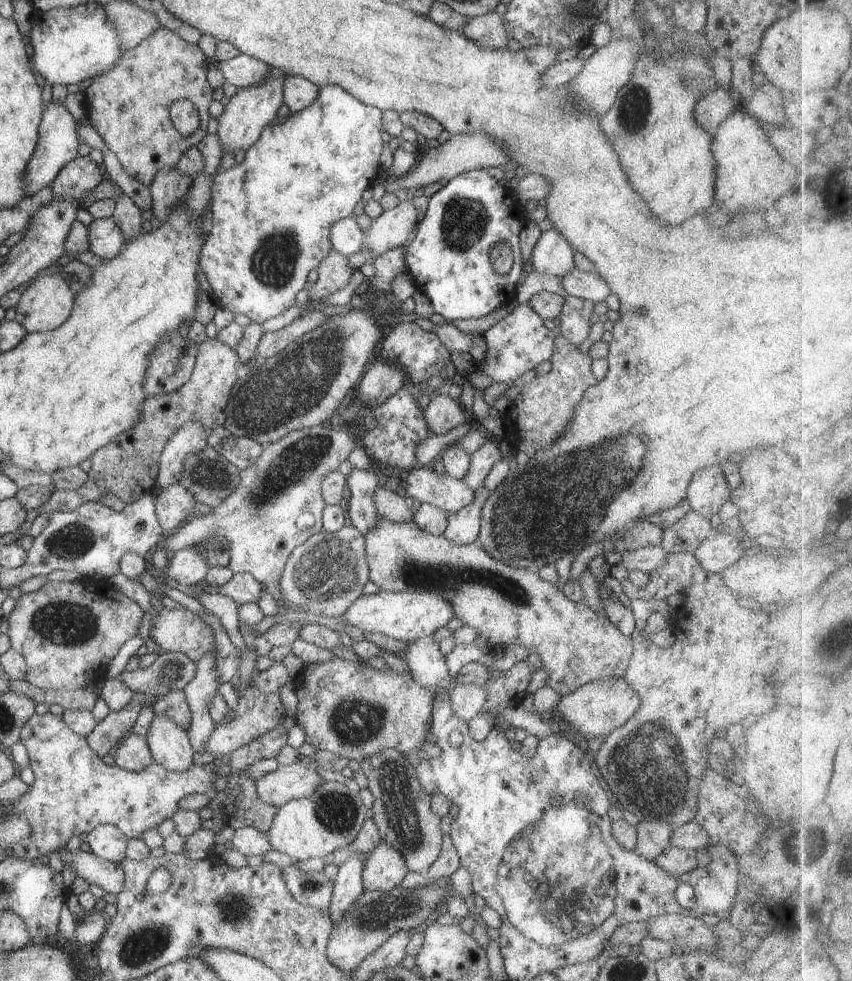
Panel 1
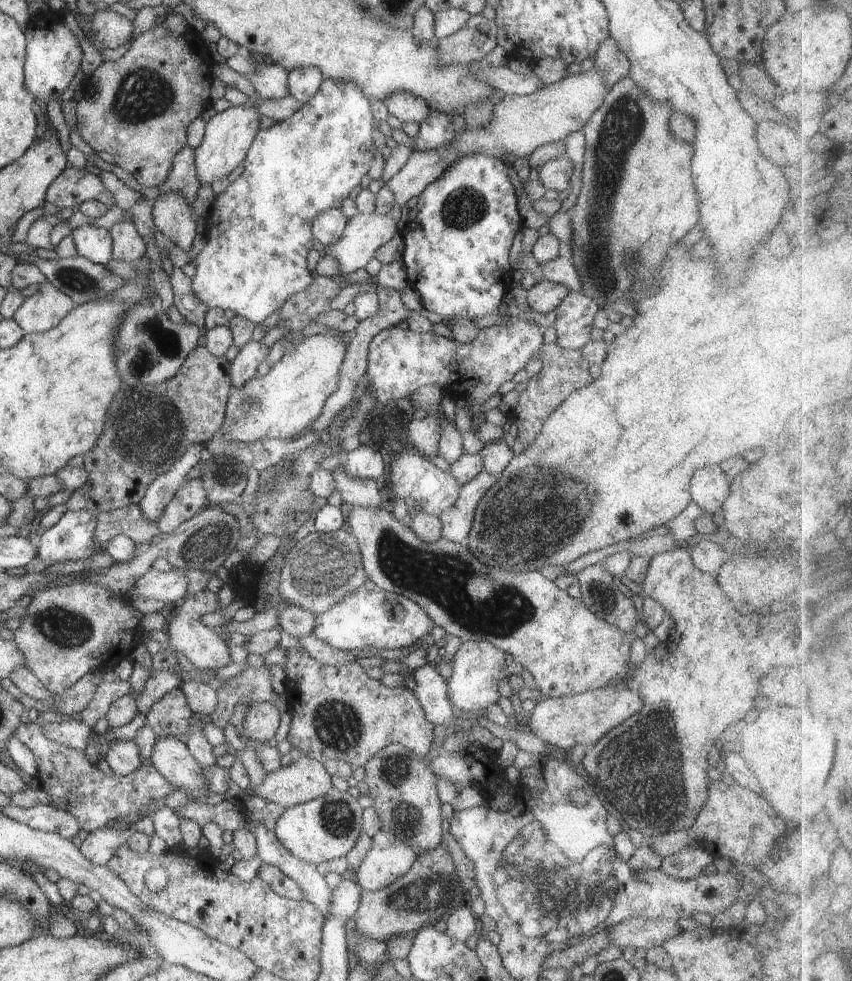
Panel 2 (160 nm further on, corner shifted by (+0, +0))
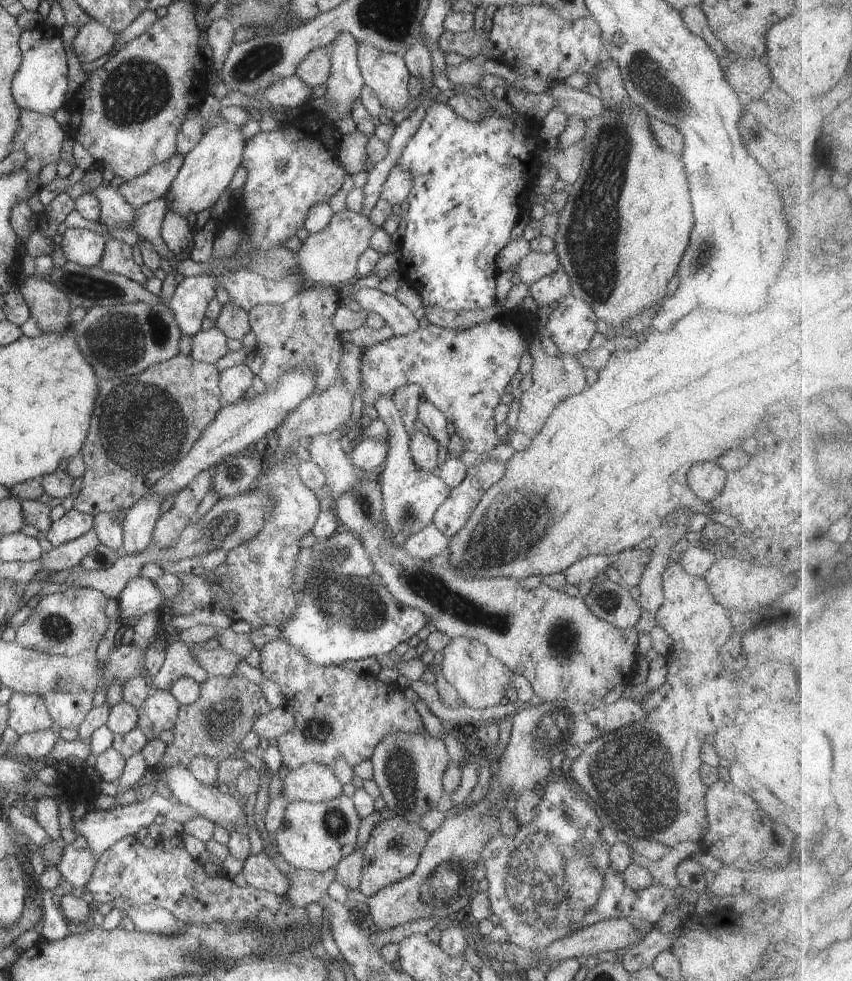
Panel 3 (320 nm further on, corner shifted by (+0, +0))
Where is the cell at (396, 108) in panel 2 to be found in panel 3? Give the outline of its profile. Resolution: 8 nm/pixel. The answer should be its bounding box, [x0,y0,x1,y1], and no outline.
[357,43,413,112]

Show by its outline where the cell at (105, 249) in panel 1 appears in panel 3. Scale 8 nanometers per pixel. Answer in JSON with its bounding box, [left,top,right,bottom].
[59,227,107,267]

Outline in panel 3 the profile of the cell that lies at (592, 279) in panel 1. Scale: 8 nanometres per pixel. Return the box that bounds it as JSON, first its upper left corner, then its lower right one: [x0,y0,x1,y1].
[515,250,562,285]

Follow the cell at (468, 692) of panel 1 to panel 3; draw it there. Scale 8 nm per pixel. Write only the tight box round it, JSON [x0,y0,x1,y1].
[434,637,514,710]

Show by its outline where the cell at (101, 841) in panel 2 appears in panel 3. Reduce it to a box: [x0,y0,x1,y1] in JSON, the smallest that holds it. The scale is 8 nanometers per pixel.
[57,844,96,887]

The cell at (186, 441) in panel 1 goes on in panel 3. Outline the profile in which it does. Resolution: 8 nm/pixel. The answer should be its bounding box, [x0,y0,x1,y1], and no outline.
[123,495,163,555]

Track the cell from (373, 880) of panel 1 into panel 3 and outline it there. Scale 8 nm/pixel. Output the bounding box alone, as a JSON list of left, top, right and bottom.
[359,815,429,899]

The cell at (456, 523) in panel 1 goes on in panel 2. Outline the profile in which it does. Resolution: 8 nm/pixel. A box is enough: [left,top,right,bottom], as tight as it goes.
[439,471,498,544]

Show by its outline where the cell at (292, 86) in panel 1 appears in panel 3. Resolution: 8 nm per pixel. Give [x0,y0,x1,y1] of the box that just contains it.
[295,47,331,87]

